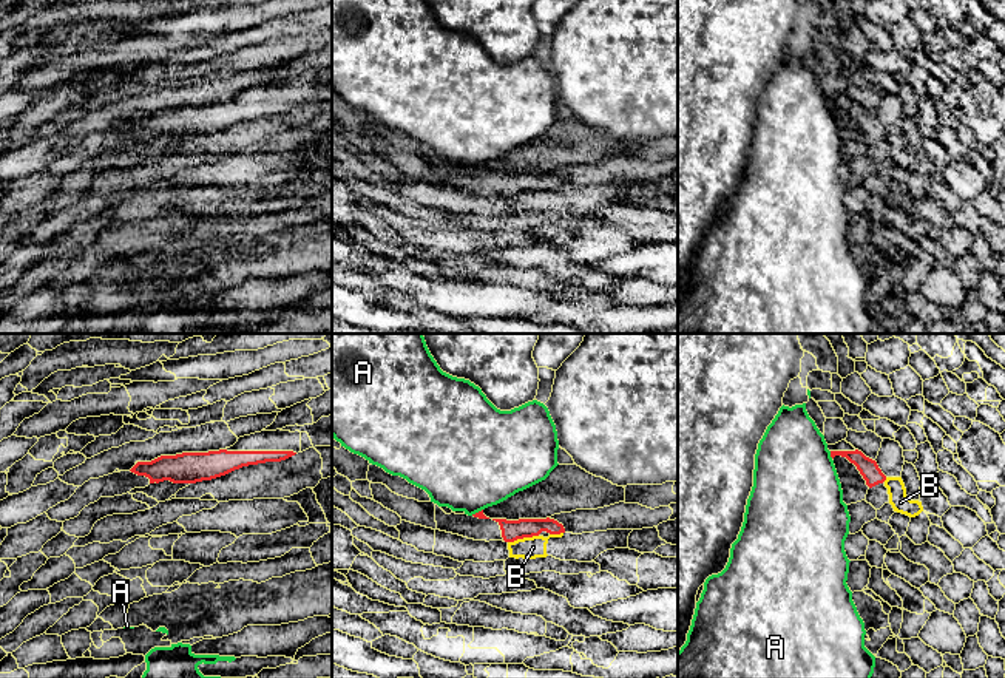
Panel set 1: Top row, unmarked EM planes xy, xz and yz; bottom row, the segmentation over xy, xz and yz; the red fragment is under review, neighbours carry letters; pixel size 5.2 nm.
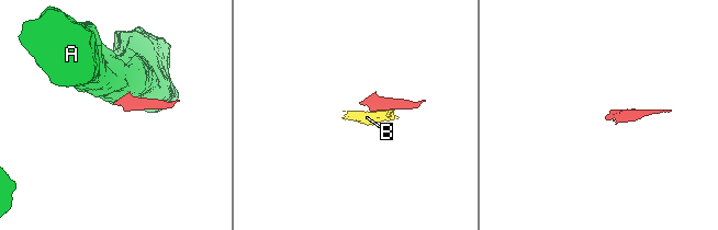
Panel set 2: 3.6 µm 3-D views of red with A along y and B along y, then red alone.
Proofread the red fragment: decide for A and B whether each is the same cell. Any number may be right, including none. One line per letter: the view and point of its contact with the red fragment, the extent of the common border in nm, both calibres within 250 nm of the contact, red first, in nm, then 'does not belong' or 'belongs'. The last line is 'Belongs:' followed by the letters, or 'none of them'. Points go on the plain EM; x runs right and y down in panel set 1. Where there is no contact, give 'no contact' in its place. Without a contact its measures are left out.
A: yz (831, 108) | 40 nm | 100/440 nm | does not belong
B: xz (522, 192) | 170 nm | 110/110 nm | does not belong
Belongs: none of them

